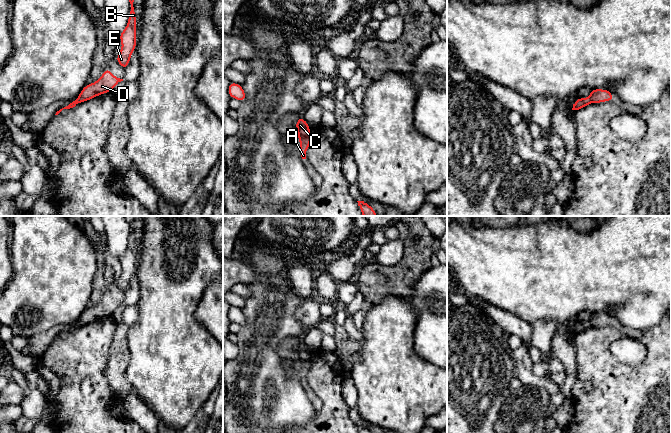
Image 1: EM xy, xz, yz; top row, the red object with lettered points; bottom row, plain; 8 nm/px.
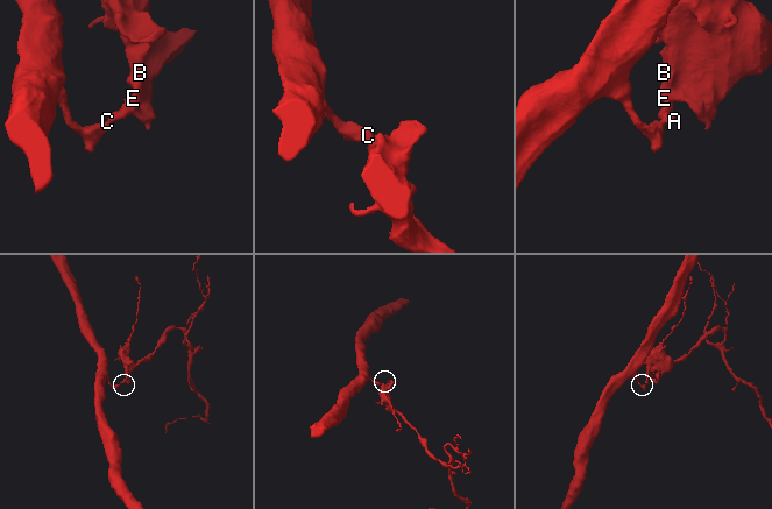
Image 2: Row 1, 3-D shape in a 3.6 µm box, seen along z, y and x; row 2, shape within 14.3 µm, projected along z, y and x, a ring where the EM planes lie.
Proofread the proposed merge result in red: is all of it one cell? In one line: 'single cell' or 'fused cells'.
fused cells

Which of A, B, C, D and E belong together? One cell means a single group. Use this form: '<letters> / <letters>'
A B D E / C

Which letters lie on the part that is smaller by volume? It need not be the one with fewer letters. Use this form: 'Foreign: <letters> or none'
Foreign: A, B, D, E

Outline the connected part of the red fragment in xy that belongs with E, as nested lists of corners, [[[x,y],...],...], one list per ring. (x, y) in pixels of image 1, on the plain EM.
[[[124,216],[125,220],[129,224],[130,237],[128,242],[128,248],[119,260],[122,267],[122,272],[116,282],[116,285],[122,290],[124,294],[126,294],[131,279],[136,272],[136,238],[135,238],[134,222],[139,217],[140,216]]]

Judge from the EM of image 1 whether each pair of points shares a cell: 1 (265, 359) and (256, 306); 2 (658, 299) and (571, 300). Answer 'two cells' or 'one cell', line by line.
1: one cell
2: one cell

